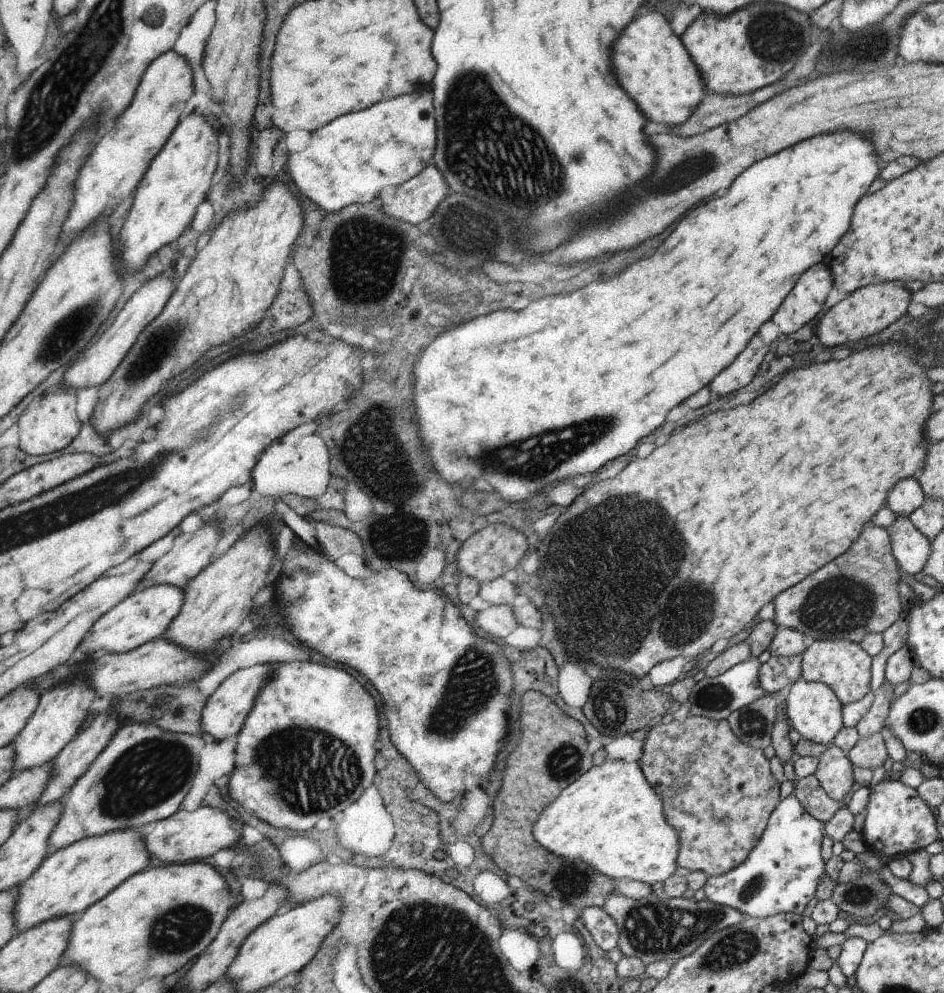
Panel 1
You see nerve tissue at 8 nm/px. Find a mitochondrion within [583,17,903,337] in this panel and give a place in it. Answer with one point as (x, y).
(870, 47)

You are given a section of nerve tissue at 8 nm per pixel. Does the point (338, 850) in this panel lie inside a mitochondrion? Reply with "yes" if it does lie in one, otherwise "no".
no

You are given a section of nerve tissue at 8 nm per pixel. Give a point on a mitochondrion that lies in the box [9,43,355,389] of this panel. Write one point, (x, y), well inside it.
(71, 332)

